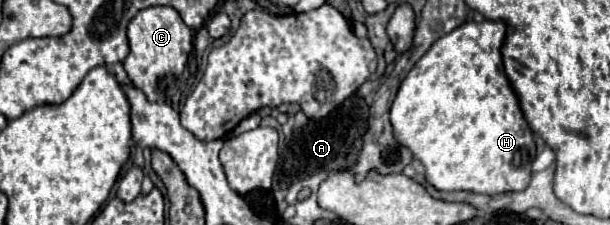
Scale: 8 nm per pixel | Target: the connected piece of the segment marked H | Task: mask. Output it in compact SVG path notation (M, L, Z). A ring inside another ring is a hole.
M505 20L465 22L453 32L441 36L425 56L411 68L391 106L391 124L399 144L411 148L423 162L427 182L437 190L469 190L479 194L501 194L525 190L535 160L533 132L519 106L519 98L505 76L501 48L507 36Z

